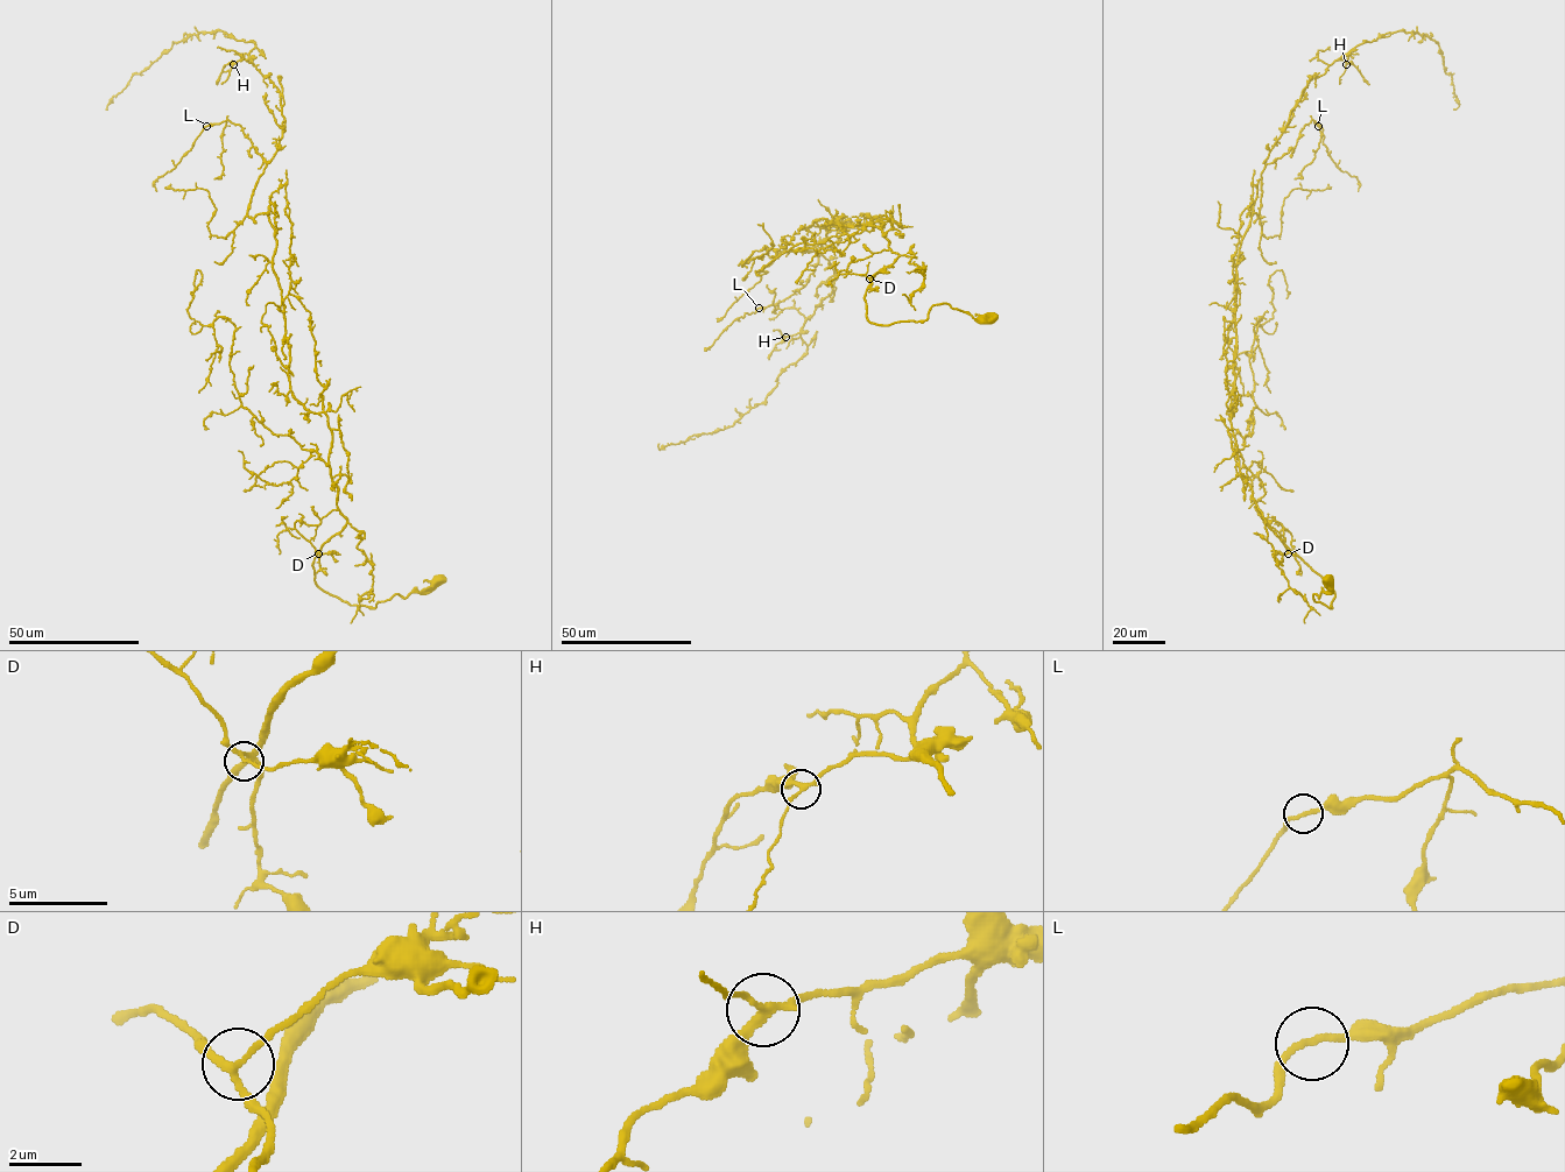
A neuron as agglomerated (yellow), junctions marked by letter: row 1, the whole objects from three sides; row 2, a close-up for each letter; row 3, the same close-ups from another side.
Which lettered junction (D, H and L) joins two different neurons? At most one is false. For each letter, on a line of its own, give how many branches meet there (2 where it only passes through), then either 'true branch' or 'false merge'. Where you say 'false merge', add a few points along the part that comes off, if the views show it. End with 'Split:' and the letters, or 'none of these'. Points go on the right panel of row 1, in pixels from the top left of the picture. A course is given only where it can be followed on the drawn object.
D: 3 branches meet; true branch
H: 3 branches meet; true branch
L: 2 branches meet; true branch
Split: none of these

